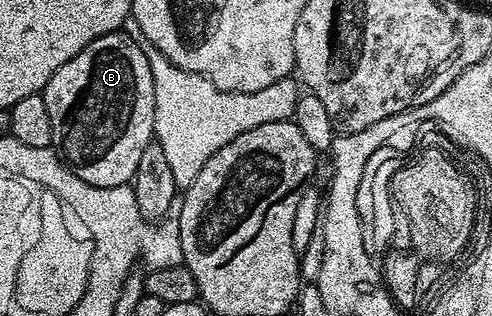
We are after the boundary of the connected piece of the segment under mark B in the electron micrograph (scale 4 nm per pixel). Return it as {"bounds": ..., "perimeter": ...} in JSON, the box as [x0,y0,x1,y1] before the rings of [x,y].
{"bounds":[40,30,154,187],"perimeter":[[[121,30],[96,37],[72,61],[60,65],[40,92],[52,120],[52,147],[80,181],[97,187],[125,187],[140,165],[140,156],[154,139],[154,86],[148,57]]]}

